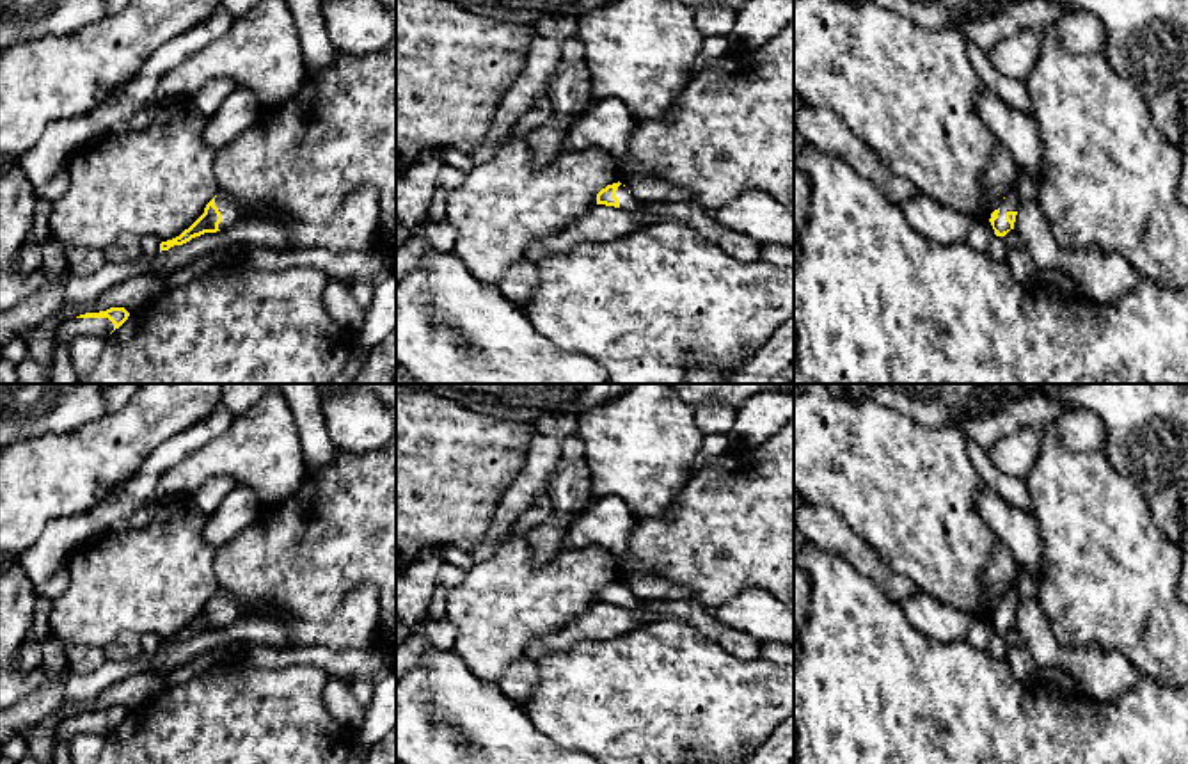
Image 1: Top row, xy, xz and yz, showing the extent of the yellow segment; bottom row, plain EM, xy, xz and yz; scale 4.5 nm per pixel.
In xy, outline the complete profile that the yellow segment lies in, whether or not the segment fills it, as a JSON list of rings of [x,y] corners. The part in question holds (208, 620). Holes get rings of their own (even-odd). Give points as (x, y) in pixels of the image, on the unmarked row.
[[[218,590],[218,593],[206,602],[204,611],[188,627],[185,627],[179,634],[160,641],[160,650],[169,649],[174,643],[183,643],[204,631],[226,627],[242,618],[249,609],[270,611],[273,608],[275,606],[265,602],[240,602],[227,592]]]

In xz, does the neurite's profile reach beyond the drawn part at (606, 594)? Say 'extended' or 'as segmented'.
extended

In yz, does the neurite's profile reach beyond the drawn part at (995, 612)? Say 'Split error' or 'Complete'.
Split error

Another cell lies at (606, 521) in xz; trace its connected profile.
[[[609,496],[595,499],[566,528],[559,553],[600,545],[611,551],[618,569],[623,569],[629,561],[630,528],[632,513],[622,497]]]

